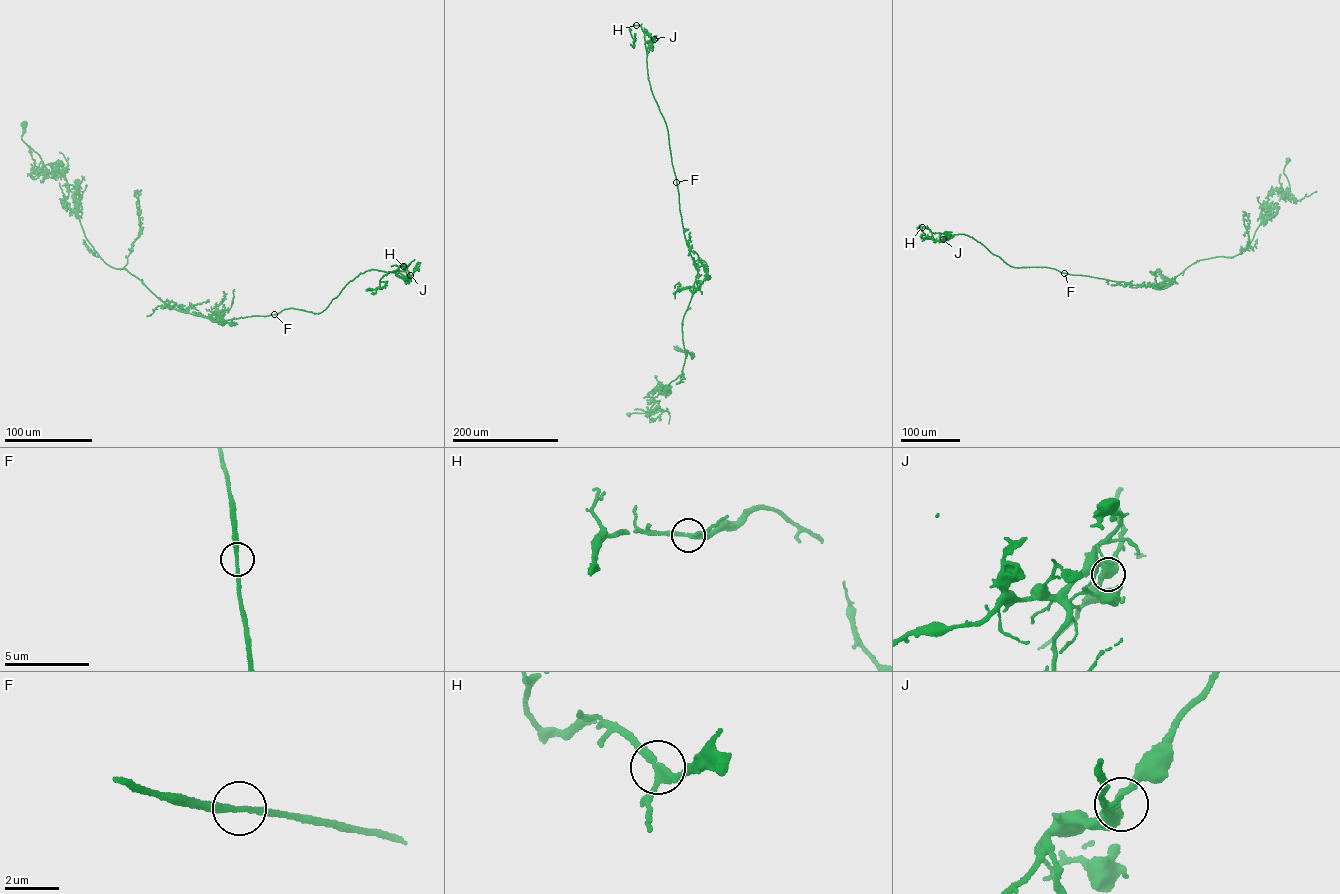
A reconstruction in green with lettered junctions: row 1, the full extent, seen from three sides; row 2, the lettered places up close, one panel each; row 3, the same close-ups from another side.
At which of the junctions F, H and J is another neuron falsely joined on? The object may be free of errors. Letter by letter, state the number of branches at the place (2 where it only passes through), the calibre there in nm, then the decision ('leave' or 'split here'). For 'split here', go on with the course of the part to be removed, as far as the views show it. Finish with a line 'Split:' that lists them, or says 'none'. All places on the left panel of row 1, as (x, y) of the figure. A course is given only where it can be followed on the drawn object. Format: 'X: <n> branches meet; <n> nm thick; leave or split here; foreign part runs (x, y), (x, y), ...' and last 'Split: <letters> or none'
F: 2 branches meet; 200 nm thick; leave
H: 3 branches meet; 240 nm thick; leave
J: 3 branches meet; 380 nm thick; leave
Split: none

